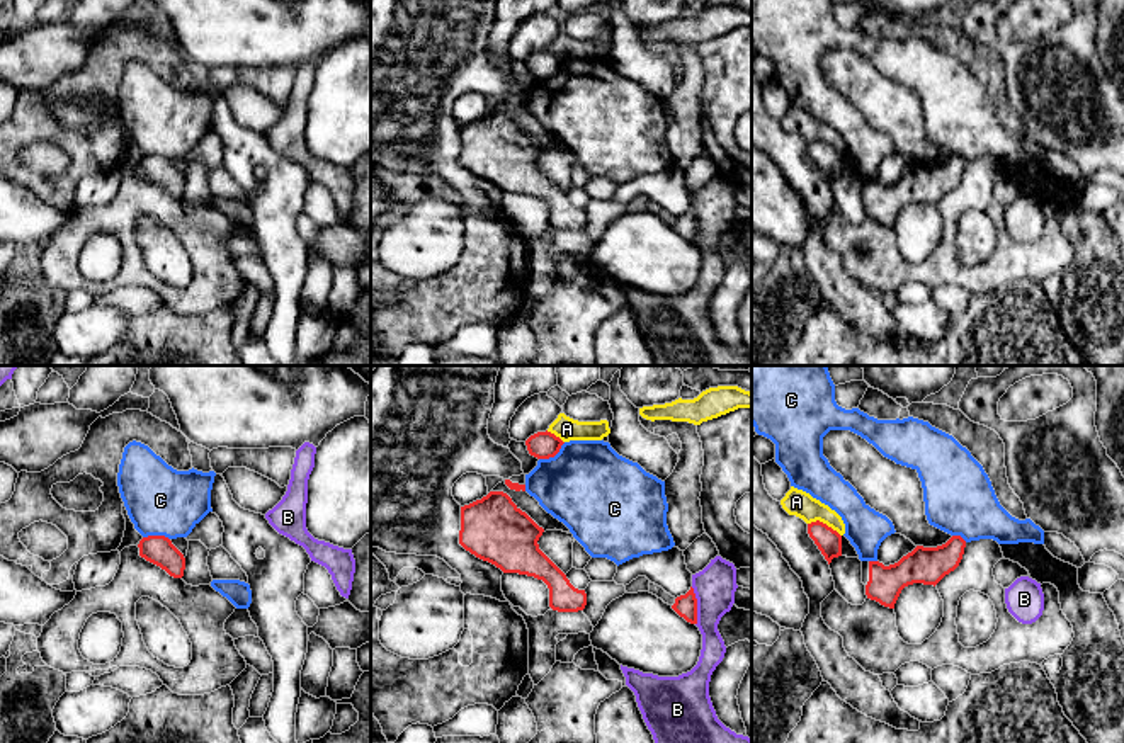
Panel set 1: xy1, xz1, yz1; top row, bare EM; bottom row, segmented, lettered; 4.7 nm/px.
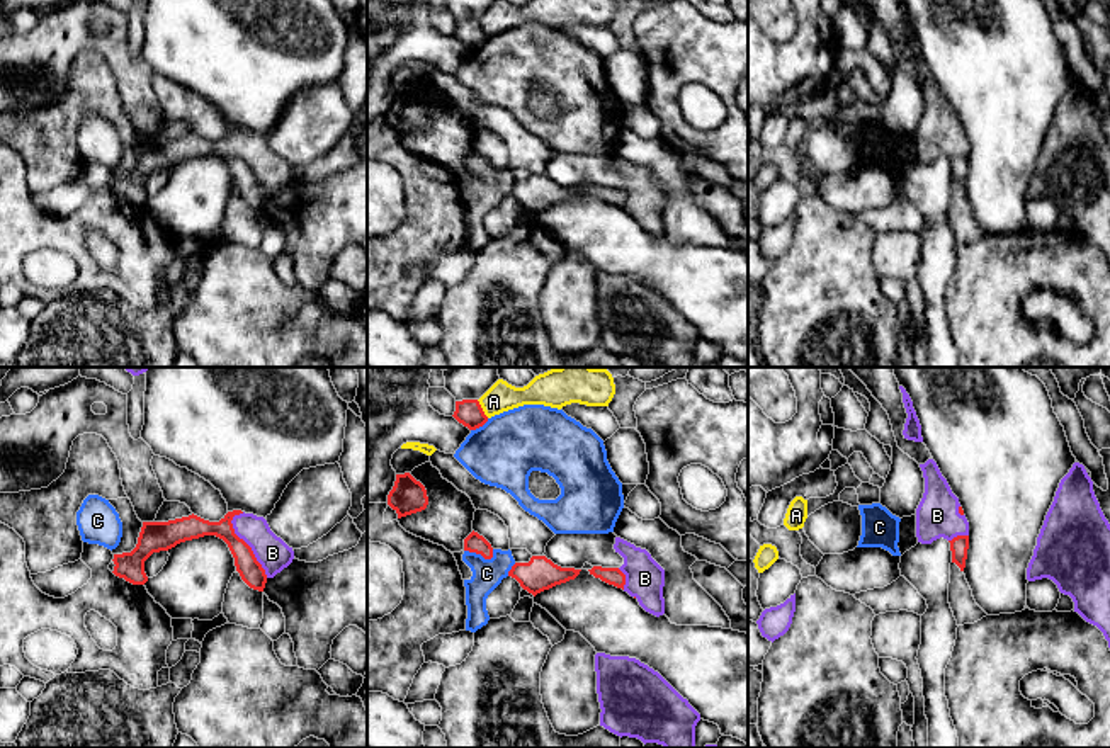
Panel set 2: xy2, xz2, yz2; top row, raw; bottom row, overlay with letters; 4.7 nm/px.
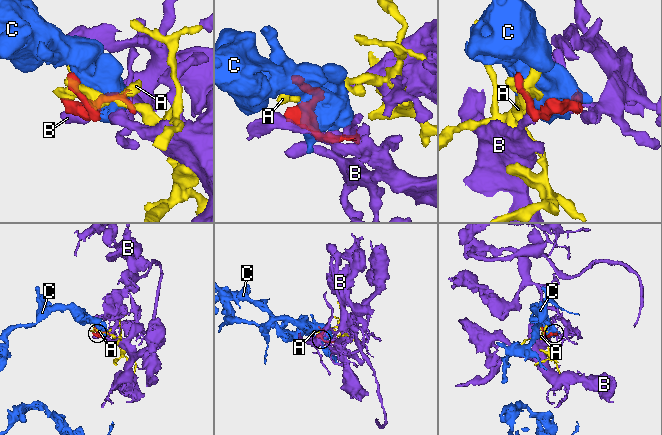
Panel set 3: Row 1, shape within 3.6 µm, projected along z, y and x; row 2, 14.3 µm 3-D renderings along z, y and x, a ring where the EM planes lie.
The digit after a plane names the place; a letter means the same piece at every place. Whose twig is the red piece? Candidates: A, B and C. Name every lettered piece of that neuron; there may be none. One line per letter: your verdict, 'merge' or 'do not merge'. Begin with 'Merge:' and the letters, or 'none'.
Merge: B
A: do not merge
B: merge
C: do not merge

